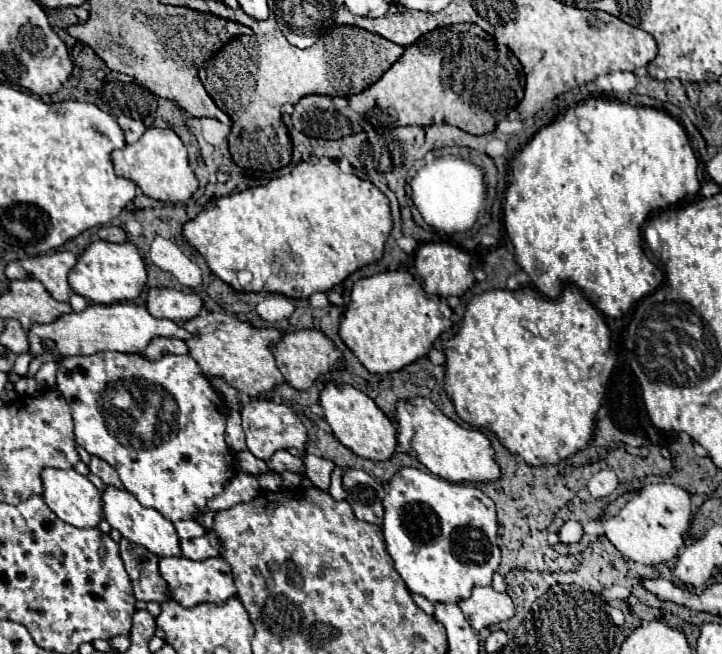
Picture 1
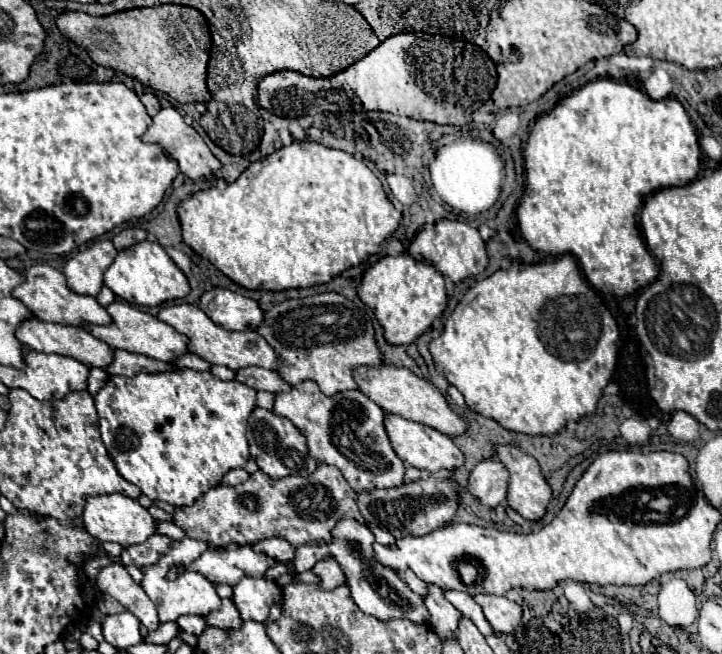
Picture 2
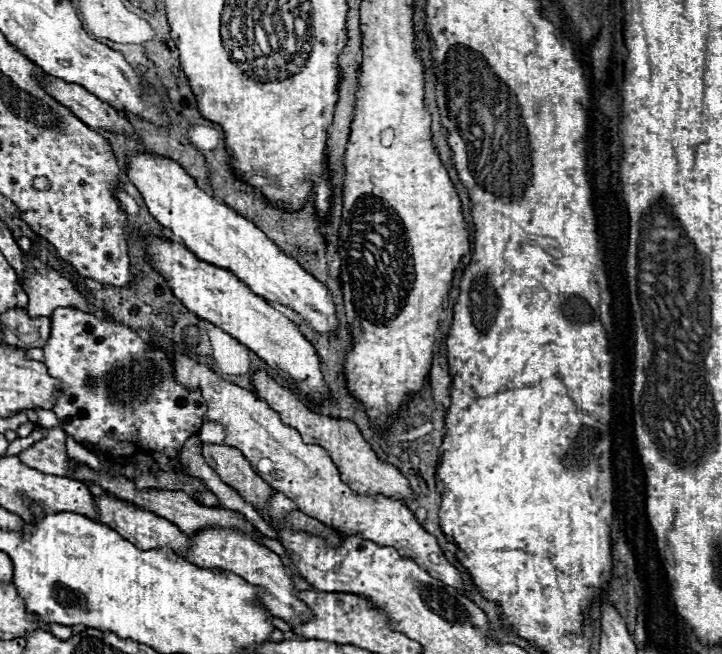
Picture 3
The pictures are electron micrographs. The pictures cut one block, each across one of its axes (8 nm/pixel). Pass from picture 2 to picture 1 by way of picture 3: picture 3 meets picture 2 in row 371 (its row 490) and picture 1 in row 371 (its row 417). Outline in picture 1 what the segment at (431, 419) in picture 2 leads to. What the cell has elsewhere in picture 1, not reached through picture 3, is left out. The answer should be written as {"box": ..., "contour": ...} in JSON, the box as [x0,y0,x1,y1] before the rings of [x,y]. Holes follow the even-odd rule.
{"box":[270,330,342,390],"contour":[[[318,330],[288,332],[278,342],[272,342],[270,350],[274,352],[274,358],[276,358],[276,364],[282,372],[282,376],[284,376],[284,382],[296,390],[308,390],[320,374],[334,370],[342,364],[340,350]]]}

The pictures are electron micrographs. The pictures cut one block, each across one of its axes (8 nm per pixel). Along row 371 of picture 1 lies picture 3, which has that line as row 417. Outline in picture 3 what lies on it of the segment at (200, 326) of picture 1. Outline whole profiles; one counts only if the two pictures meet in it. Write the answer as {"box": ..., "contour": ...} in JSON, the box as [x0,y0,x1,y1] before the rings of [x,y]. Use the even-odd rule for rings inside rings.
{"box":[168,354,462,588],"contour":[[[168,354],[168,360],[174,364],[174,378],[178,384],[182,384],[188,392],[200,390],[208,410],[204,414],[204,422],[218,422],[224,426],[224,444],[238,448],[244,458],[252,464],[256,474],[270,484],[274,490],[284,492],[294,504],[298,504],[300,512],[306,516],[318,518],[320,522],[326,522],[334,526],[336,530],[350,532],[350,534],[362,534],[364,540],[372,540],[378,546],[394,546],[404,558],[414,560],[418,566],[426,568],[430,576],[436,580],[442,580],[446,586],[462,588],[462,576],[456,566],[452,566],[446,556],[442,554],[436,538],[428,534],[412,514],[412,510],[402,502],[386,496],[364,496],[350,490],[338,474],[338,468],[326,454],[322,446],[306,444],[302,442],[300,434],[284,426],[280,422],[280,416],[260,398],[256,398],[252,392],[224,380],[220,374],[210,370],[206,364],[200,364],[184,354]],[[262,458],[270,458],[274,464],[274,470],[270,474],[258,472],[258,462]]]}

